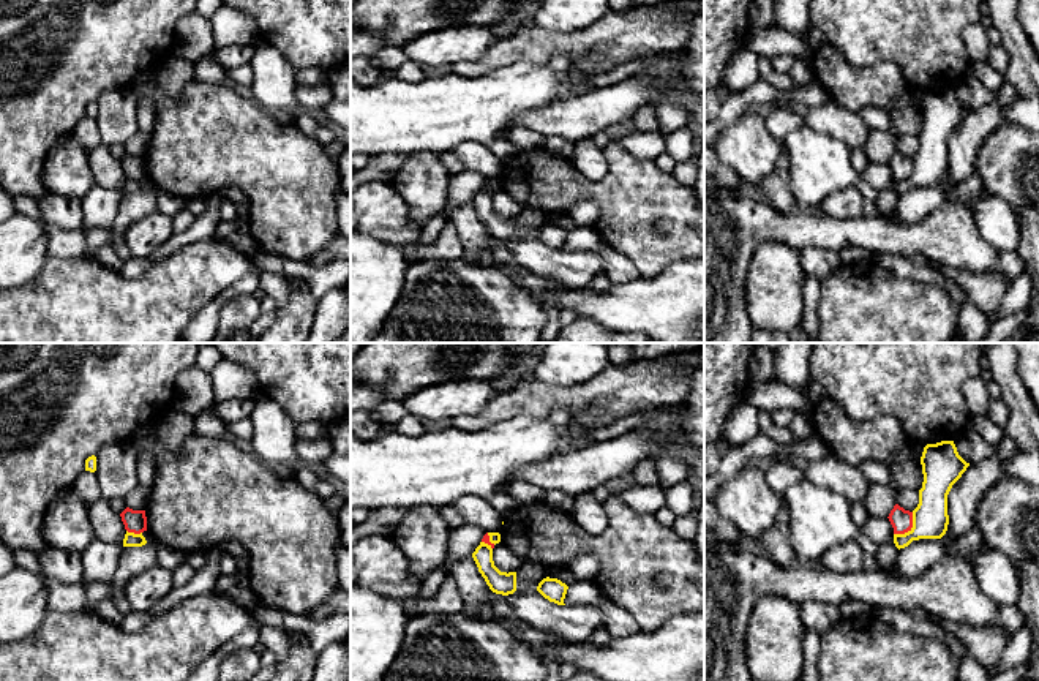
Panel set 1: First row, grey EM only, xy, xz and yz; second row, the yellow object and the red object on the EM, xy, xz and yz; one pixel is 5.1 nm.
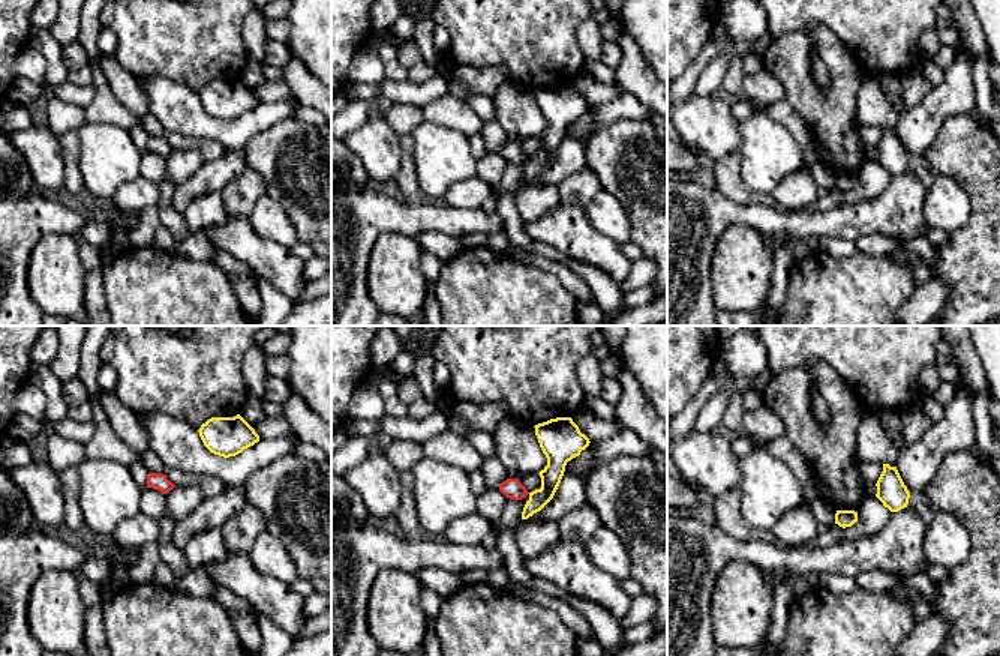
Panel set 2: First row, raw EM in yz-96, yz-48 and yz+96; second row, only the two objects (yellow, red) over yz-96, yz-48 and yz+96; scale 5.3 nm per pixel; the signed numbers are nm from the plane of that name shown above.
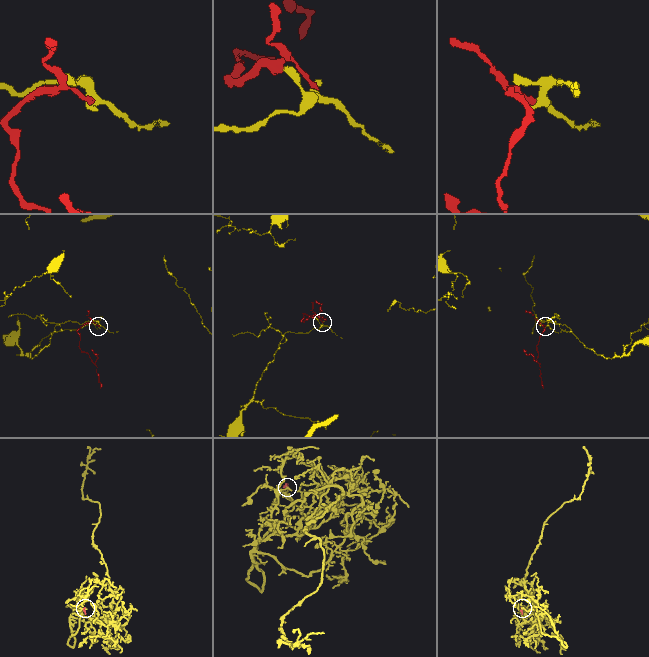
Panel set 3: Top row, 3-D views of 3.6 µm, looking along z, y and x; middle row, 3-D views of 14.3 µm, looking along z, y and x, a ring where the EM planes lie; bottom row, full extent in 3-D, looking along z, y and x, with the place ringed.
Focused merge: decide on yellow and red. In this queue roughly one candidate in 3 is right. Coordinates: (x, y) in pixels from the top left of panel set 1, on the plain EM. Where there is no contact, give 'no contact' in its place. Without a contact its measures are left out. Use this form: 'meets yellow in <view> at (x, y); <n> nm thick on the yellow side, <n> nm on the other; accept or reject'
meets yellow in yz at (911, 174); 180 nm thick on the yellow side, 110 nm on the other; reject

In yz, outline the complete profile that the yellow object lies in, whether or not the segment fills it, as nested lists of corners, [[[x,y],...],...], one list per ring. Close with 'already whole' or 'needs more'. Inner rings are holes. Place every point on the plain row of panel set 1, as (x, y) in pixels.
[[[954,87],[927,90],[922,103],[924,128],[919,150],[913,156],[913,174],[905,180],[894,180],[895,193],[905,194],[913,186],[941,185],[949,171],[947,141],[970,109],[957,98]]] | already whole

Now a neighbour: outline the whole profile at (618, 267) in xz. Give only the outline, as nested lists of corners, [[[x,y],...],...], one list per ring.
[[[580,228],[568,231],[565,251],[592,251],[603,258],[605,275],[611,283],[625,283],[640,278],[640,272],[635,264],[622,253],[611,248],[606,240],[594,228]]]

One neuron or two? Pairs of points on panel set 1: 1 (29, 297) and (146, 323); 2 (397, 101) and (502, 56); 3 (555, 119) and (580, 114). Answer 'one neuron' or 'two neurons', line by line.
1: one neuron
2: two neurons
3: one neuron

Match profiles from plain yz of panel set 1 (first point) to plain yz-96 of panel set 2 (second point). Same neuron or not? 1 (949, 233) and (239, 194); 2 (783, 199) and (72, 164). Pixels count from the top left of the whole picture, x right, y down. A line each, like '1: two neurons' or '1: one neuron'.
1: two neurons
2: one neuron

